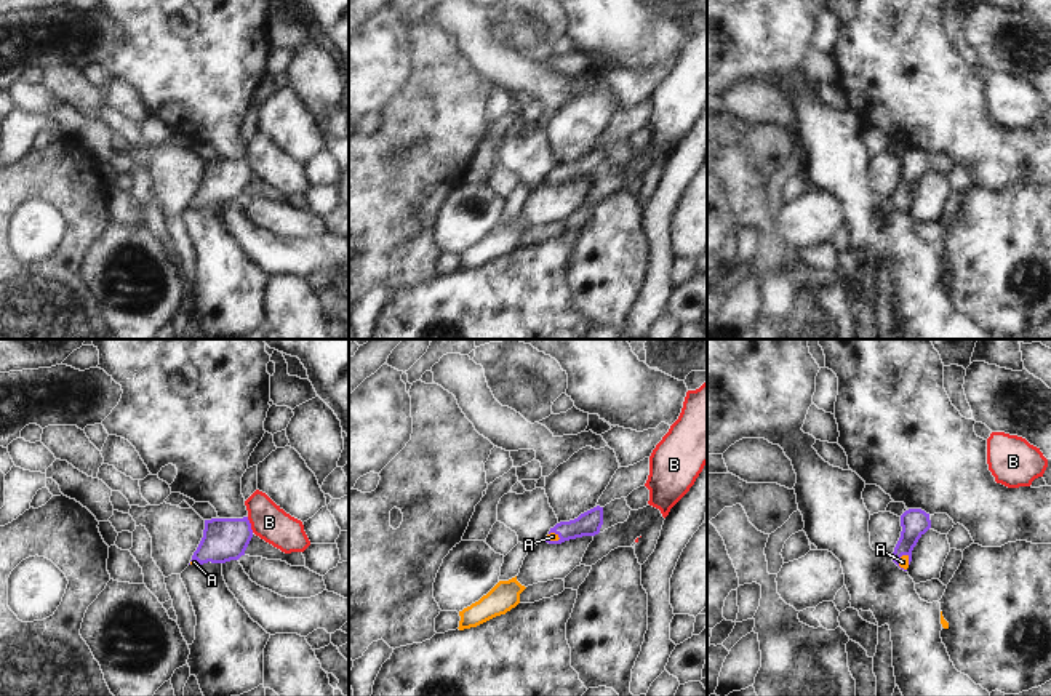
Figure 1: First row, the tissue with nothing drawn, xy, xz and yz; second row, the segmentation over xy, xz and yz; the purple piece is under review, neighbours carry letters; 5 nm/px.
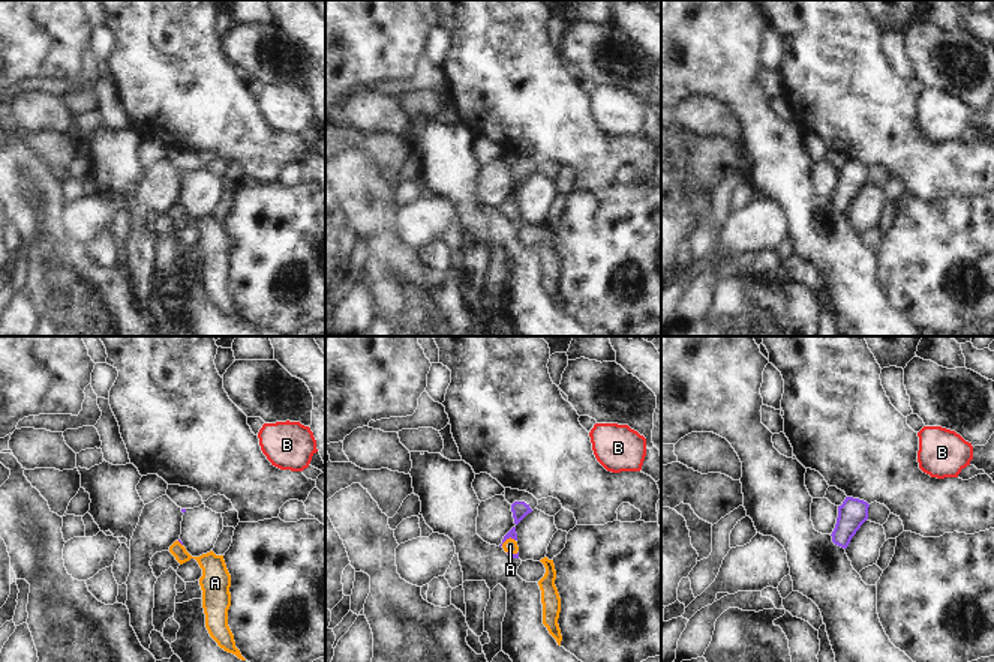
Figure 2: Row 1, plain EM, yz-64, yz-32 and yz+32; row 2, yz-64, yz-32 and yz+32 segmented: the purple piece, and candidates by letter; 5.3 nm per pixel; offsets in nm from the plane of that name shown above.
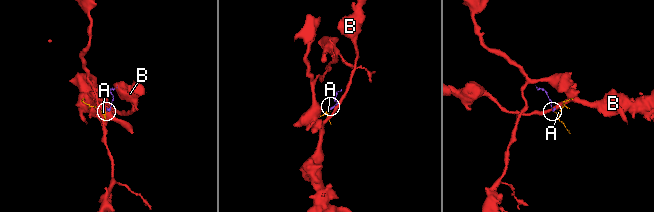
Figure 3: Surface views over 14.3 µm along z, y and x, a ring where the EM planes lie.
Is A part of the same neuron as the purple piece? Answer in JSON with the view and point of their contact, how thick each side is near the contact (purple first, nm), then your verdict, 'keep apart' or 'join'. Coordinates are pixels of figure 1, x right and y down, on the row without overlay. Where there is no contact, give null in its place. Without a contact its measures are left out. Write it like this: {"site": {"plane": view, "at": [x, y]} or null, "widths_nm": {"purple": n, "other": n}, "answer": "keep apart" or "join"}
{"site": {"plane": "yz", "at": [898, 205]}, "widths_nm": {"purple": 140, "other": 50}, "answer": "join"}

